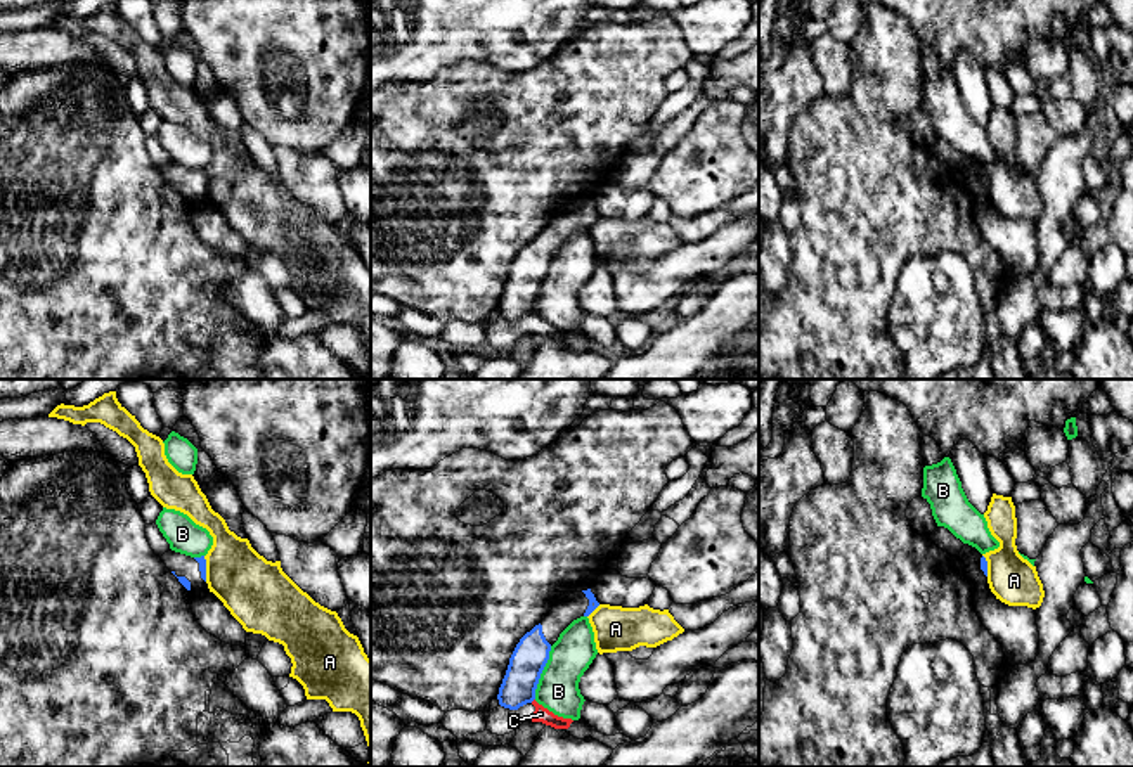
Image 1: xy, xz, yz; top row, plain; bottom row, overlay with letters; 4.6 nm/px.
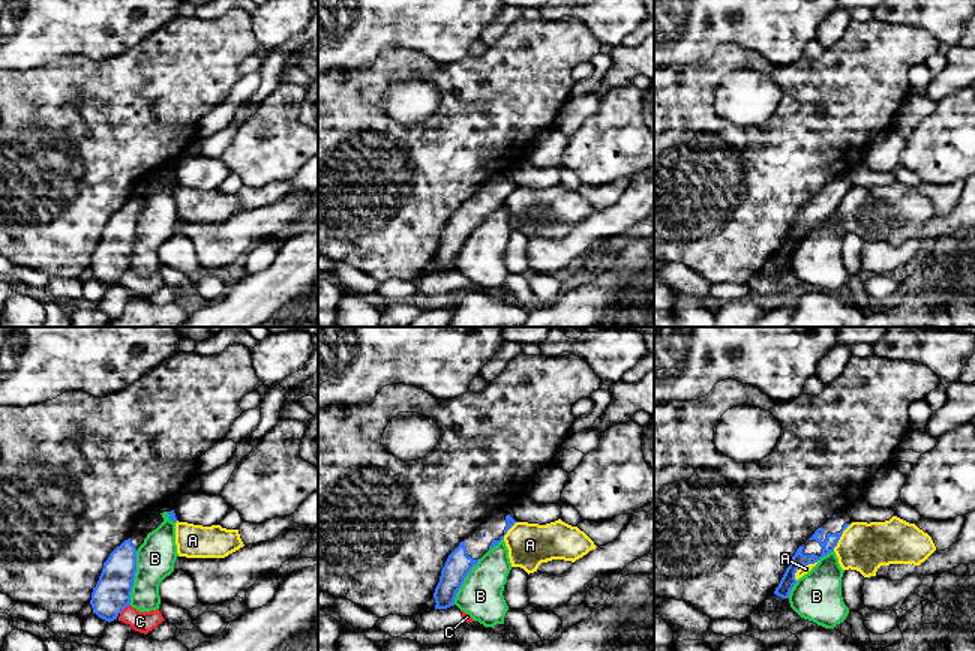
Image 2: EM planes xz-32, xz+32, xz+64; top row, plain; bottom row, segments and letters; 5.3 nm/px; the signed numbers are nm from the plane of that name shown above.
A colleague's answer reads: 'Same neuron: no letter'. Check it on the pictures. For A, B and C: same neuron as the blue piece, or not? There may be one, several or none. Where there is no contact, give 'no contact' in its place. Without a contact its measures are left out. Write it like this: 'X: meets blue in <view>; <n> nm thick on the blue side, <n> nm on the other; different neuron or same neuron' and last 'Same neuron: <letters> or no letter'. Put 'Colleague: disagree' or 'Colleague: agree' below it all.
A: meets blue in xz; 50 nm thick on the blue side, 200 nm on the other; different neuron
B: meets blue in xz; 160 nm thick on the blue side, 190 nm on the other; different neuron
C: meets blue in xz; 160 nm thick on the blue side, 70 nm on the other; different neuron
Same neuron: no letter
Colleague: agree

